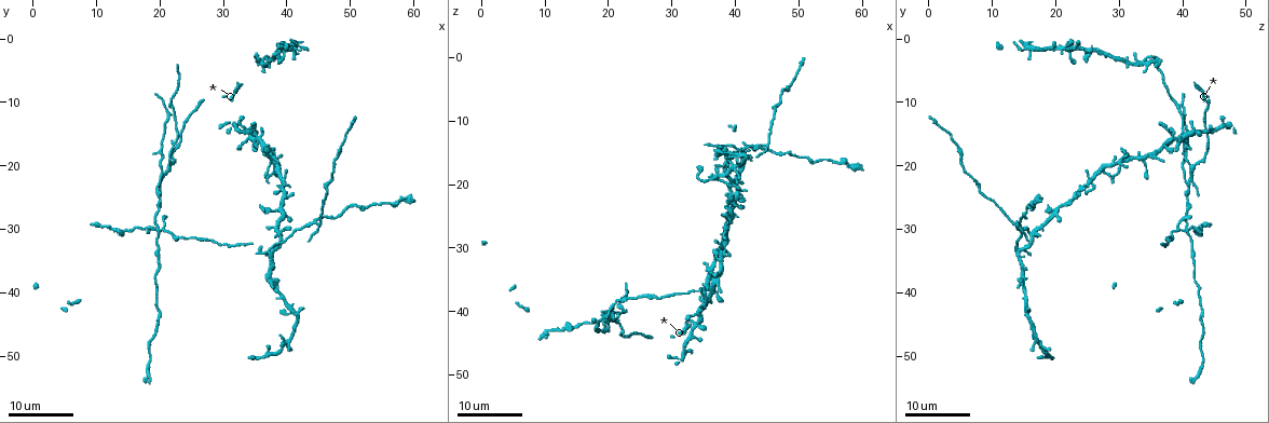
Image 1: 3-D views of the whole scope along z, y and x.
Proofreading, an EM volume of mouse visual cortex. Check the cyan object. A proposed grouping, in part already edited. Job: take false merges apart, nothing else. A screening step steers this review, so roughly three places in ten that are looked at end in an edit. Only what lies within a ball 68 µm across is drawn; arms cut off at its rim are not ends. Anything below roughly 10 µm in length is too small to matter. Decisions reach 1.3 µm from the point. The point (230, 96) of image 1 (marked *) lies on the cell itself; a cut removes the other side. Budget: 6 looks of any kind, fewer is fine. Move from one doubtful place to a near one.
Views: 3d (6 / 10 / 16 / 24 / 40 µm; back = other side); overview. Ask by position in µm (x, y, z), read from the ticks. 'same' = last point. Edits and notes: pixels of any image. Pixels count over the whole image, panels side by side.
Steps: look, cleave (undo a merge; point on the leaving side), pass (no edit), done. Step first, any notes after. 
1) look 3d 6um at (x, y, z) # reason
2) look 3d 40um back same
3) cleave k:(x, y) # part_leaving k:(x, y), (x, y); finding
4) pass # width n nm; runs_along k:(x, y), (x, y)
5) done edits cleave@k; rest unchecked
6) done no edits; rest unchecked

look 3d 24um at (19.5, 30.0, 40.5)

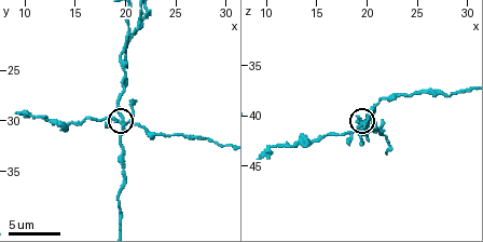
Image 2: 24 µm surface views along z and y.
look 3d 10um at (19.6, 30.2, 40.6)

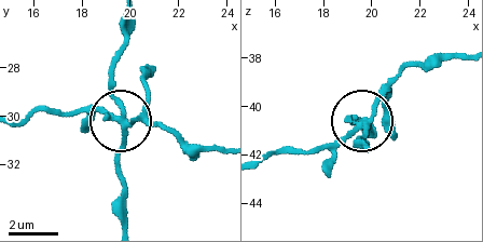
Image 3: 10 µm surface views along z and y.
cleave 3:(143, 119) # part_leaving 3:(126, 124), (138, 118), (194, 145), (219, 148); a second cell is stuck on

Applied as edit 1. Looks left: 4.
look overview

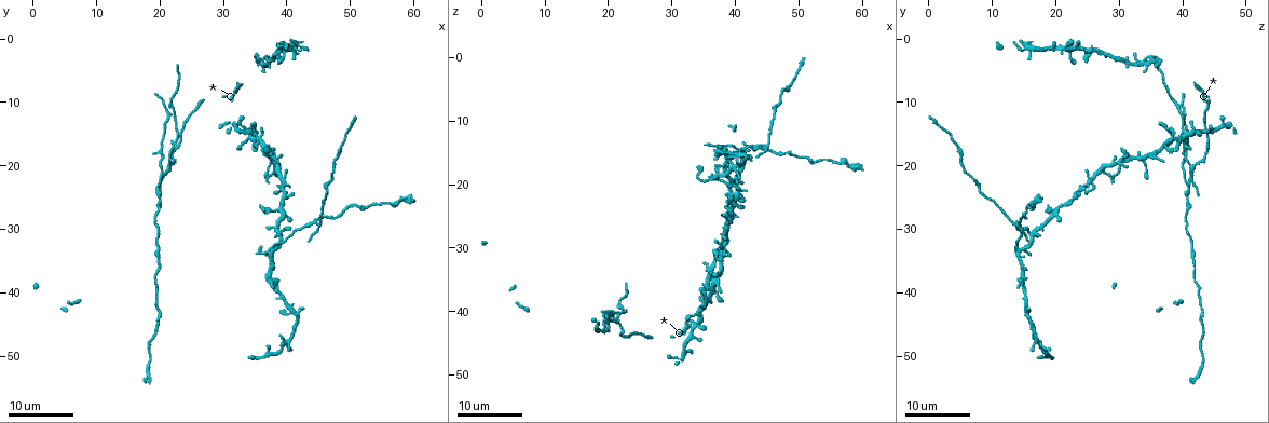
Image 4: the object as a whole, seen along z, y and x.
look 3d 24um at (20.0, 23.0, 40.5) # three arms meet

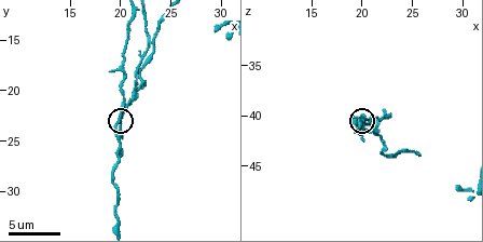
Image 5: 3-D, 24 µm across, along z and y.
look 3d 10um same

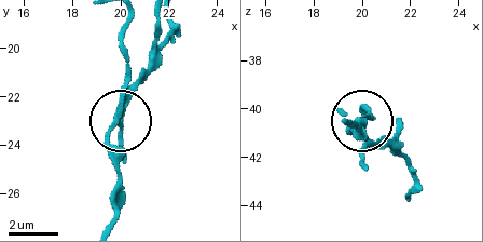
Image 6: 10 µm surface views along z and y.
cleave 6:(372, 146) # width 160 nm; part_leaving 6:(116, 117), (149, 56), (160, 19); a second cell is stuck on

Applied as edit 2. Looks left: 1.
done edits cleave@3, cleave@6; rest unchecked

